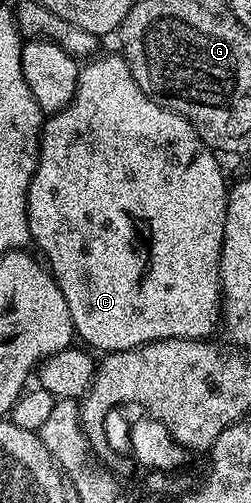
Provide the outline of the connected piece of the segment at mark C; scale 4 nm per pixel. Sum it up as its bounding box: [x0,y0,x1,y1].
[28,53,229,352]

